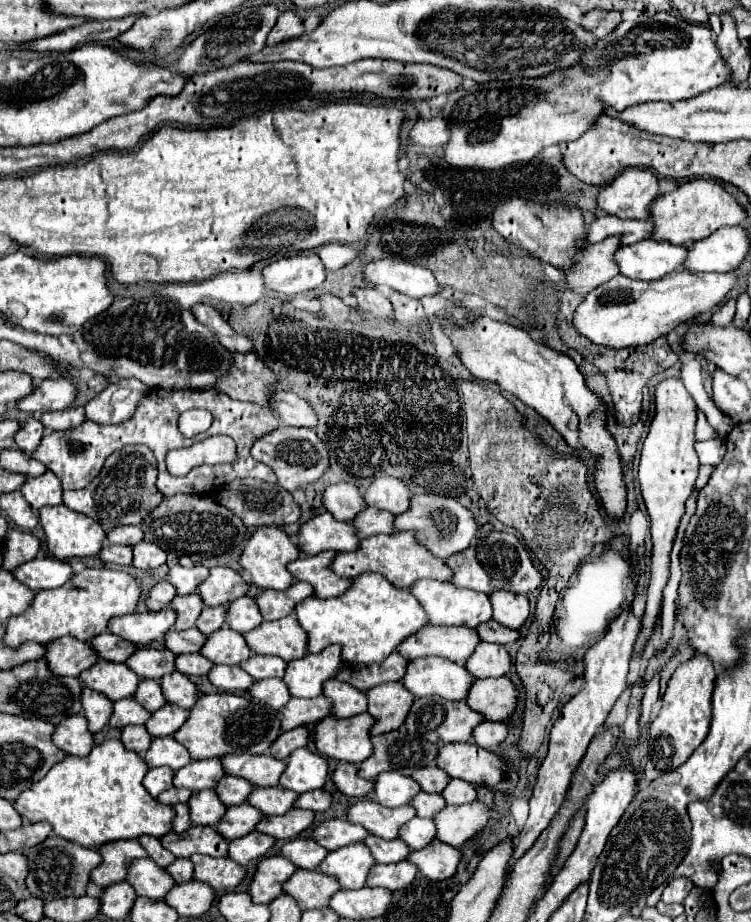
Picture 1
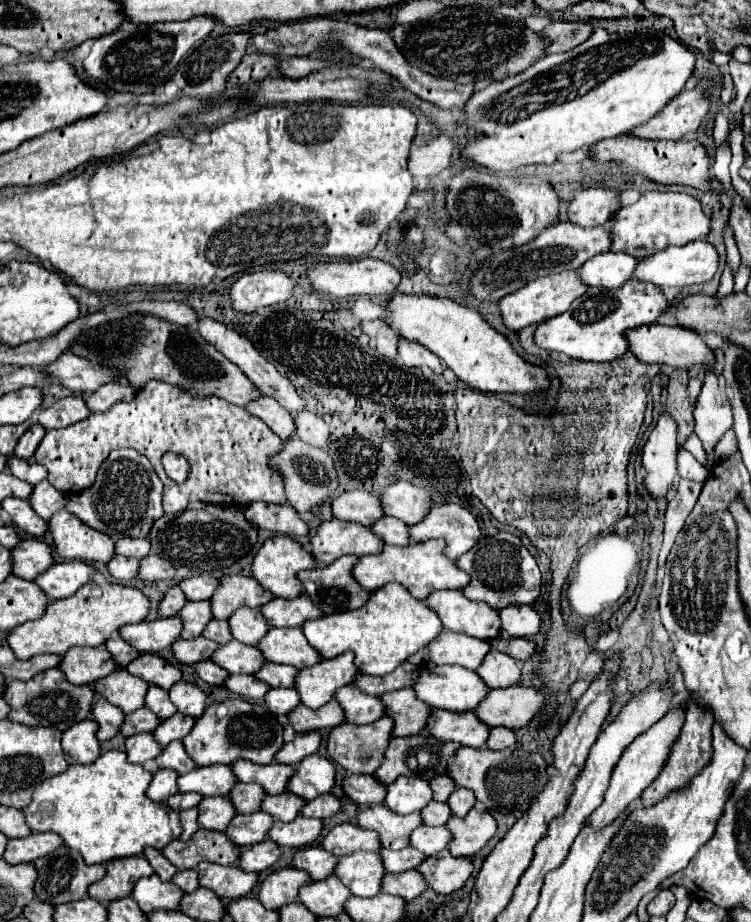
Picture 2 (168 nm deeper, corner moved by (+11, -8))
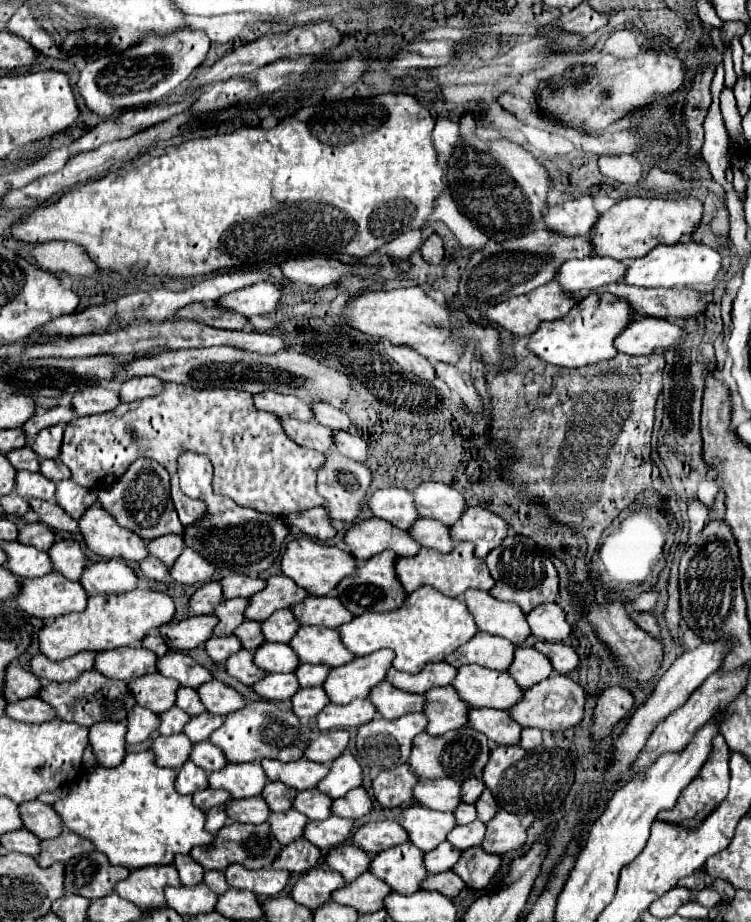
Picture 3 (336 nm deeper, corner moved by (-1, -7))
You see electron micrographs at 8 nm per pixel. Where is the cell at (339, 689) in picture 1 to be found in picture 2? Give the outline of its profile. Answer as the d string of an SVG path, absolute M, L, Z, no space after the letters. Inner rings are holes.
M342 686L336 690L334 698L344 710L344 718L350 724L370 724L384 714L382 702L376 696L366 696L354 686Z

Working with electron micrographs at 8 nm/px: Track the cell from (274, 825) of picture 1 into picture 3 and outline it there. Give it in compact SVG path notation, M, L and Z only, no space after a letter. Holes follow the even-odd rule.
M332 815L330 819L324 819L318 823L310 821L306 825L304 837L310 839L316 847L322 847L322 851L328 851L332 847L342 845L350 837L352 827L354 827L354 819L344 819L344 817Z

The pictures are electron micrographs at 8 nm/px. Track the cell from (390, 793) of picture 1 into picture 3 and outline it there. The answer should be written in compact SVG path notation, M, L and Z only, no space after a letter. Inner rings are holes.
M422 779L414 795L420 805L436 811L454 811L462 803L460 783L454 779Z

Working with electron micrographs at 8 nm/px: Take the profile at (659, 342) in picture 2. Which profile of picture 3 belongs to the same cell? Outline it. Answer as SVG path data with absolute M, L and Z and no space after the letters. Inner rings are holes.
M640 317L632 319L620 335L614 339L614 347L618 353L626 355L650 355L656 349L664 351L668 347L678 347L684 339L684 331L658 317Z

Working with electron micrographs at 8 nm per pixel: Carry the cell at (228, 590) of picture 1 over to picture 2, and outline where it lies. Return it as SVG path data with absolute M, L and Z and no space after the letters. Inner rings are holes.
M222 576L218 588L214 590L210 604L212 604L212 616L216 620L228 620L230 614L238 606L250 606L260 608L272 598L270 592L266 592L254 578L246 576Z

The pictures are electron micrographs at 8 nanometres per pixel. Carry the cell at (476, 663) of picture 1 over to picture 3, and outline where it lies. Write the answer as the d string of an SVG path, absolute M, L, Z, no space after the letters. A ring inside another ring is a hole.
M518 647L514 655L514 663L508 669L508 673L516 679L516 683L526 691L528 687L540 683L552 673L552 663L550 659L536 651L534 647Z

